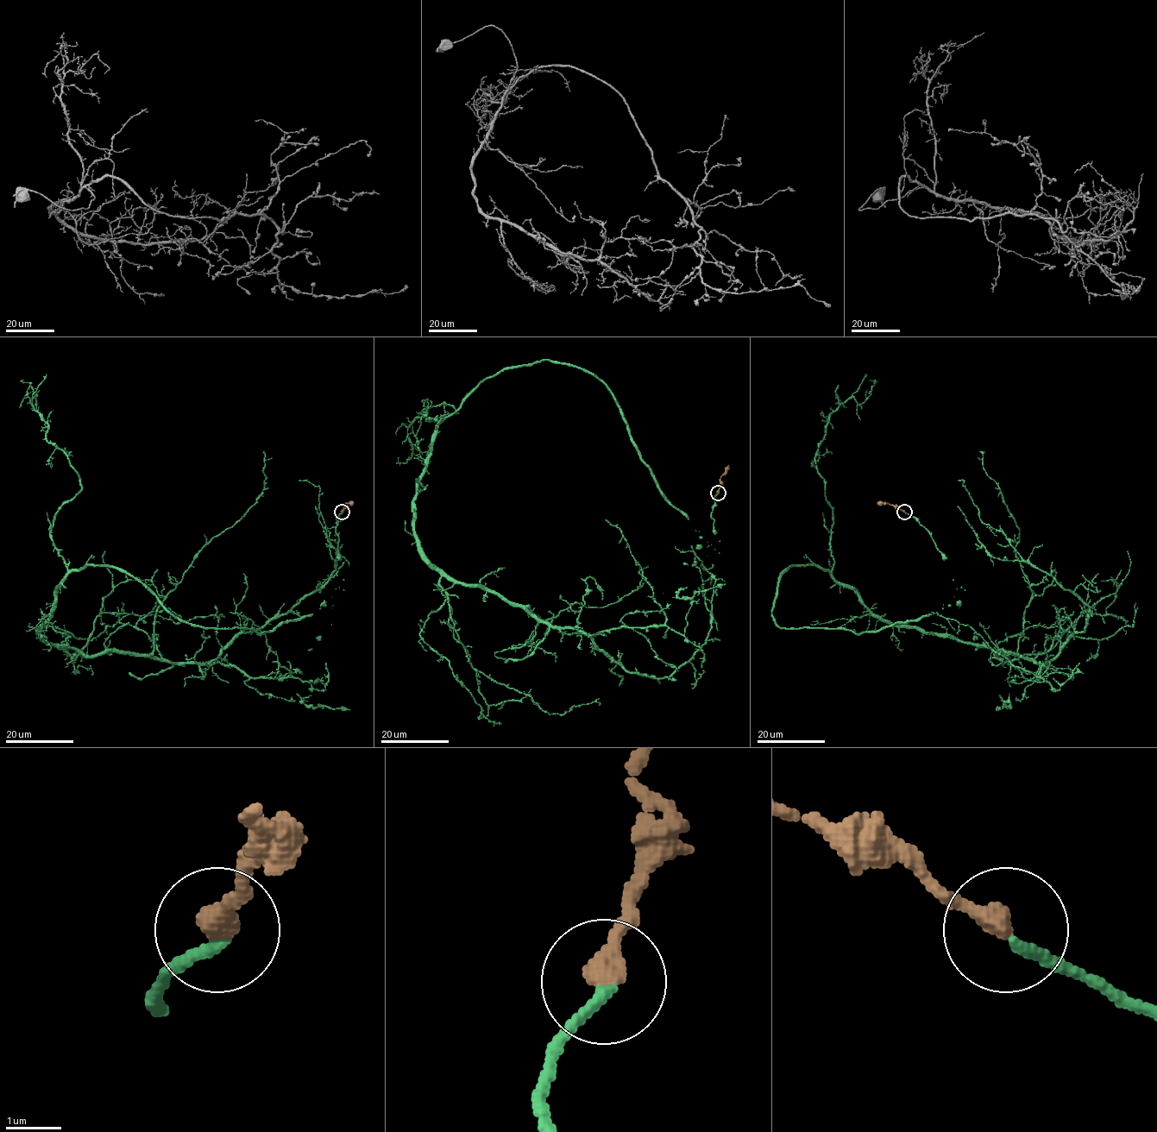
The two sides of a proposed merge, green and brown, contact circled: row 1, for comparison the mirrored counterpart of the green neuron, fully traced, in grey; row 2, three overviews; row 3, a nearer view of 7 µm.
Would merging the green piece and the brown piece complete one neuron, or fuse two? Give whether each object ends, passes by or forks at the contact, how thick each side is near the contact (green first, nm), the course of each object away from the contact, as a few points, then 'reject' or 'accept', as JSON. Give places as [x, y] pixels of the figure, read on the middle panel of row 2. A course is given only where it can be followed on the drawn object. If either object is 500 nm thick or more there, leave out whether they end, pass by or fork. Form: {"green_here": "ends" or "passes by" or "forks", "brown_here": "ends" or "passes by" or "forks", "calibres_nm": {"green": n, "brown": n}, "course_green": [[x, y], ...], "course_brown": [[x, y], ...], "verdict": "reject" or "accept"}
{"green_here": "ends", "brown_here": "ends", "calibres_nm": {"green": 200, "brown": 440}, "course_green": [[718, 493], [714, 549], [548, 360], [437, 426], [423, 555], [630, 672], [710, 627], [675, 546]], "course_brown": [[718, 492], [719, 479], [728, 465]], "verdict": "accept"}

